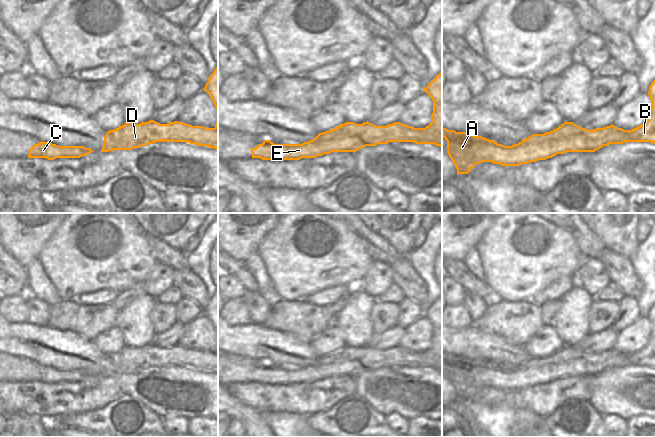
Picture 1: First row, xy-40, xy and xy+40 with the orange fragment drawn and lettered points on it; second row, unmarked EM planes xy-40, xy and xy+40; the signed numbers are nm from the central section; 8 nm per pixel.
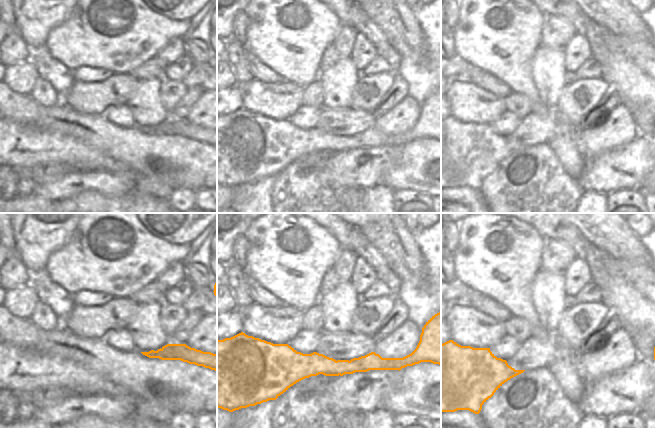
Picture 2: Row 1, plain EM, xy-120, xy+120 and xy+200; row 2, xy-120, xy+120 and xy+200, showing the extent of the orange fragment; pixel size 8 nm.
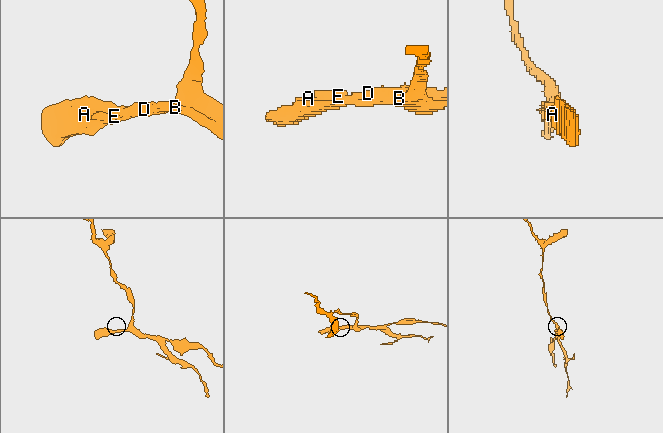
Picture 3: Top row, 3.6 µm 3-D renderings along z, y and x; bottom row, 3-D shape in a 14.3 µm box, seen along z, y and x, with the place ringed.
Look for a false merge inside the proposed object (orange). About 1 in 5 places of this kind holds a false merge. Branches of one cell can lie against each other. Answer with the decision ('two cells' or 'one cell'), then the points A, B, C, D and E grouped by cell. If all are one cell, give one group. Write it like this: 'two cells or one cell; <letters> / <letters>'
two cells; A B C E / D

